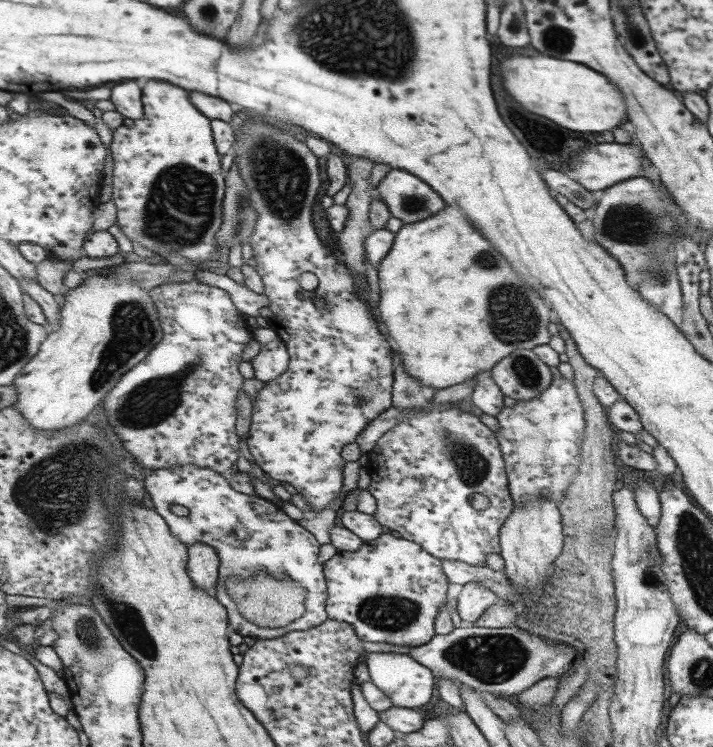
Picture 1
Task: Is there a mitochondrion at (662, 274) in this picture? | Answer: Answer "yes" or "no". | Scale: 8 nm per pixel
yes

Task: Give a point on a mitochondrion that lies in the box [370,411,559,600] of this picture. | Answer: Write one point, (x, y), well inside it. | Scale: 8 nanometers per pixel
(471, 467)

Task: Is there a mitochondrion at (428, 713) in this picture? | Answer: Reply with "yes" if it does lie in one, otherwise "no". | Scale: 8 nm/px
no

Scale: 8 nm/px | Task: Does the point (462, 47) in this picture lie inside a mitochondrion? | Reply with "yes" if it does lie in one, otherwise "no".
no

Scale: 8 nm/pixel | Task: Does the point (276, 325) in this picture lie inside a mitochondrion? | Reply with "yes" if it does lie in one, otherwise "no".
no

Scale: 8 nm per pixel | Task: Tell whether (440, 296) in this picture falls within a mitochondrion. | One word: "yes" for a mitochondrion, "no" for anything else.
no

